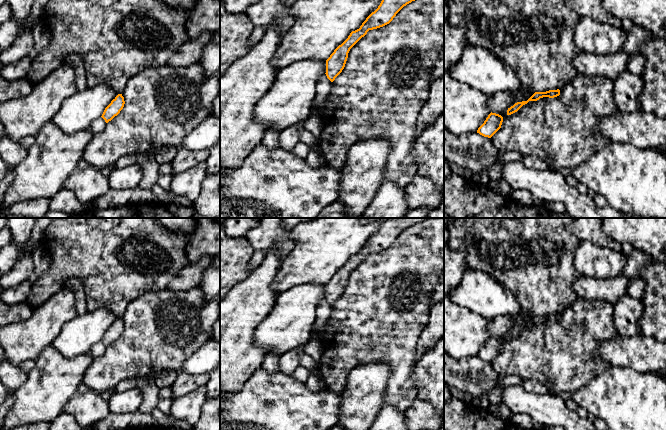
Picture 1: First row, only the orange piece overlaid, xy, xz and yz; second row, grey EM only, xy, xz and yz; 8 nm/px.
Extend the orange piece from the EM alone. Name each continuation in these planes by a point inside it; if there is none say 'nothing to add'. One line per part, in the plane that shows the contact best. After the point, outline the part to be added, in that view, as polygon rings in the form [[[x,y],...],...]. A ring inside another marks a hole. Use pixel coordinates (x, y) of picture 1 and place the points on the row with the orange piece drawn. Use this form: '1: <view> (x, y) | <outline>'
nothing to add

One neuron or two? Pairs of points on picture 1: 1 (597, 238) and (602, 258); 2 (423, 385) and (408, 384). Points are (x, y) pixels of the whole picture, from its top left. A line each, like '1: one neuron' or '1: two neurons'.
1: two neurons
2: two neurons

